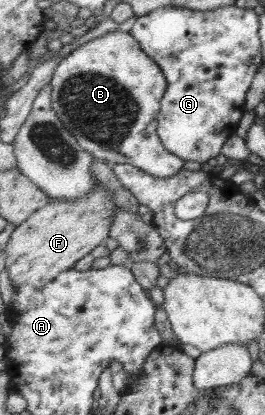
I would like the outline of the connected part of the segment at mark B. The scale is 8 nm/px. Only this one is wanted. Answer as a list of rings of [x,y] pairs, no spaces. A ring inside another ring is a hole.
[[[116,29],[85,42],[61,59],[51,83],[52,108],[83,149],[107,165],[128,164],[159,179],[173,177],[183,169],[185,161],[166,151],[155,135],[153,117],[161,111],[162,95],[166,89],[165,75],[138,46],[134,36]]]

